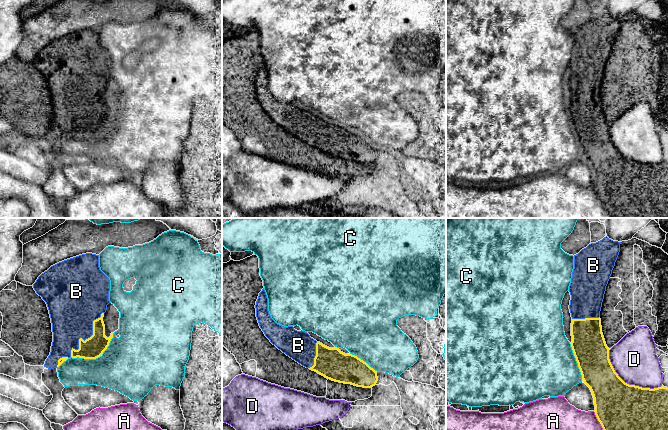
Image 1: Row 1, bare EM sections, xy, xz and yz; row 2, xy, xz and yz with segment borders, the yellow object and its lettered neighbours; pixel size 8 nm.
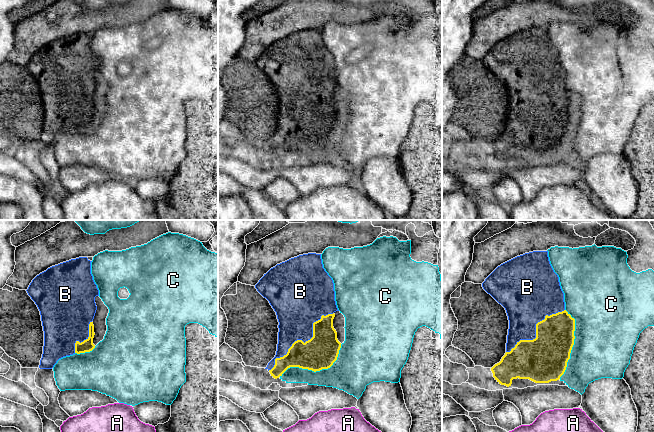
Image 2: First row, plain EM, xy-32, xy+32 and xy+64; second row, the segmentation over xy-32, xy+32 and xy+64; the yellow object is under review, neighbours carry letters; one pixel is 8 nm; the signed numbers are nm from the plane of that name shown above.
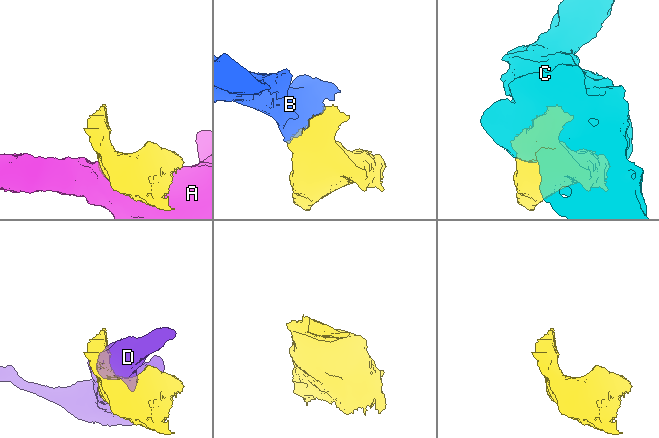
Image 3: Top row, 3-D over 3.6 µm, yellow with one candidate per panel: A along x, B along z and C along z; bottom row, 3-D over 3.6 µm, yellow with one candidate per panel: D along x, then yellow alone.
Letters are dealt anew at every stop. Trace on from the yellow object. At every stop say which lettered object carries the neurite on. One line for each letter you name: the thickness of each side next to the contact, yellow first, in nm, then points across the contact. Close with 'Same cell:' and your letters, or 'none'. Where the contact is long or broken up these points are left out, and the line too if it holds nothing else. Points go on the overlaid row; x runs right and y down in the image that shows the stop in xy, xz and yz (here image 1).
B: 170 nm thick on the yellow side, 360 nm on the other
Same cell: B

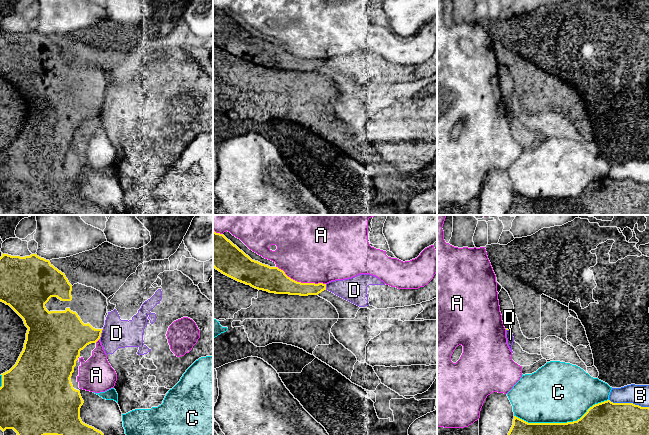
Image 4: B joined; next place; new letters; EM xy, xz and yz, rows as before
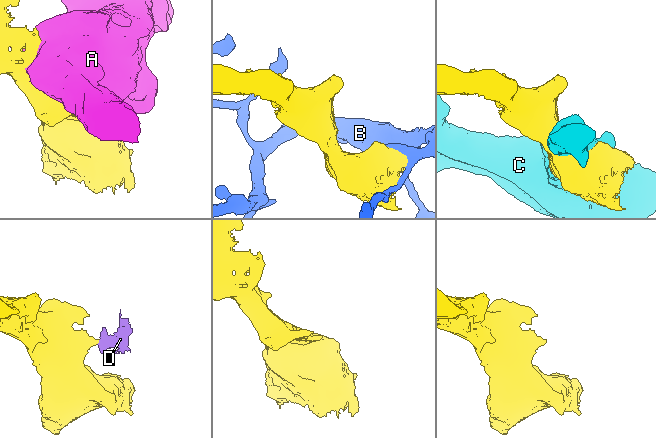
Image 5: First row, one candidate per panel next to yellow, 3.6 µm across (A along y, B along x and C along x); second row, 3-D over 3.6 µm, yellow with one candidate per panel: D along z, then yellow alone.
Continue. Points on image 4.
Same cell: none

